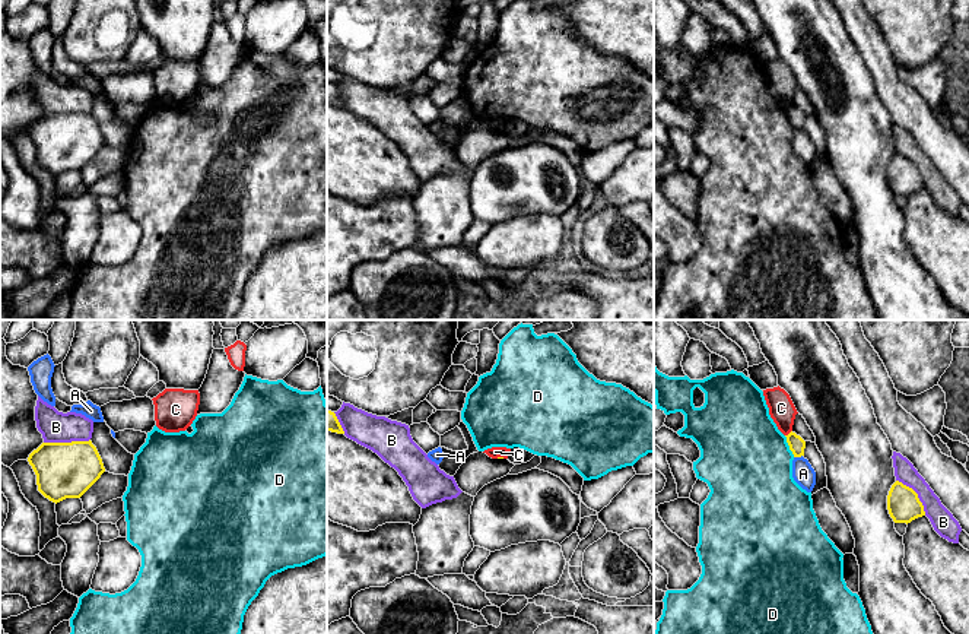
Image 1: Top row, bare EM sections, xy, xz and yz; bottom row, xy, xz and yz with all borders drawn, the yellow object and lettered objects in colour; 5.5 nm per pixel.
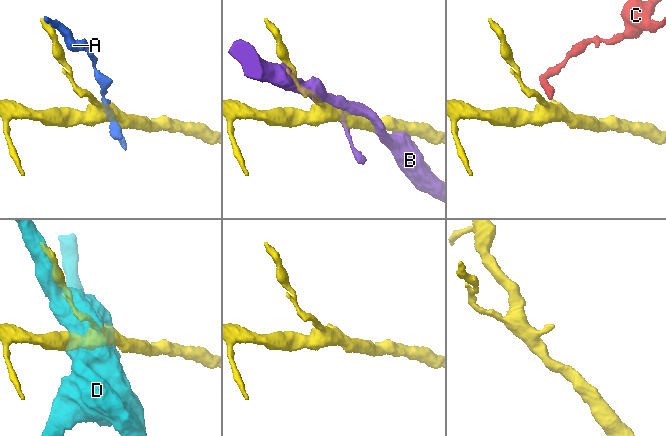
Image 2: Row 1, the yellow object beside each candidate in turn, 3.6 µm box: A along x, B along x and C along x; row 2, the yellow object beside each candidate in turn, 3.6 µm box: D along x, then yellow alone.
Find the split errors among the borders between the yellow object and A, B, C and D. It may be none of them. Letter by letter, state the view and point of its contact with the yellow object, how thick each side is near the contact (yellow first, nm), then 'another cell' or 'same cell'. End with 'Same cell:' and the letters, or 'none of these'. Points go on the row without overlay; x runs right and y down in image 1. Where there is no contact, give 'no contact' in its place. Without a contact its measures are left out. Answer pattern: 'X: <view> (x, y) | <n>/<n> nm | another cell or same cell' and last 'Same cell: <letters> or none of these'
A: yz (797, 129) | 90/120 nm | another cell
B: xy (66, 116) | 300/180 nm | another cell
C: yz (790, 105) | 90/140 nm | another cell
D: yz (788, 117) | 90/500 nm | another cell
Same cell: none of these

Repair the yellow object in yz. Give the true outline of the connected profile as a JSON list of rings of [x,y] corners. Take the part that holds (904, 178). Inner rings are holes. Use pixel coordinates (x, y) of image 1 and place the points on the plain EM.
[[[896,153],[889,164],[887,183],[895,196],[908,197],[912,193],[925,188],[918,167],[899,153]]]

